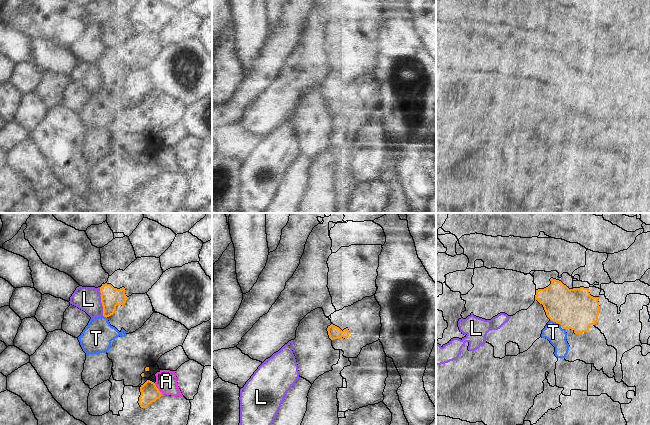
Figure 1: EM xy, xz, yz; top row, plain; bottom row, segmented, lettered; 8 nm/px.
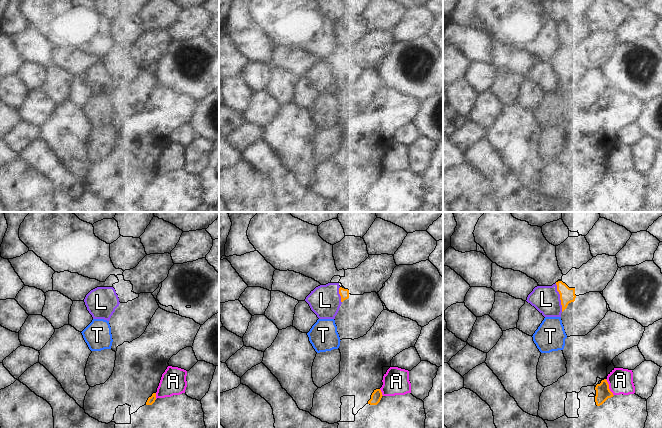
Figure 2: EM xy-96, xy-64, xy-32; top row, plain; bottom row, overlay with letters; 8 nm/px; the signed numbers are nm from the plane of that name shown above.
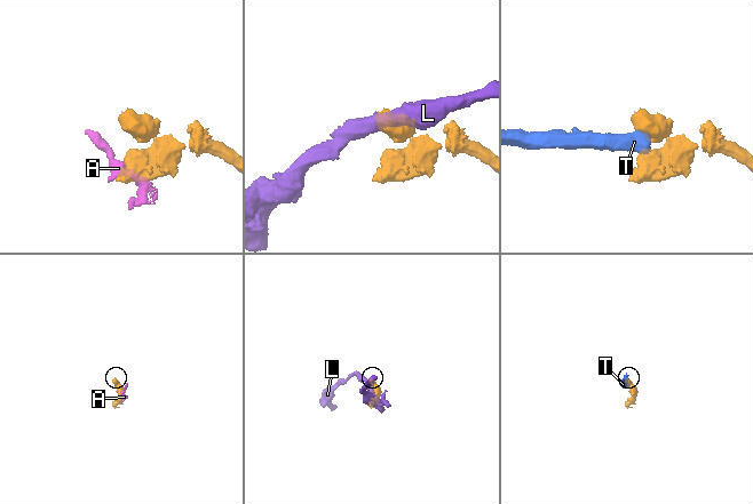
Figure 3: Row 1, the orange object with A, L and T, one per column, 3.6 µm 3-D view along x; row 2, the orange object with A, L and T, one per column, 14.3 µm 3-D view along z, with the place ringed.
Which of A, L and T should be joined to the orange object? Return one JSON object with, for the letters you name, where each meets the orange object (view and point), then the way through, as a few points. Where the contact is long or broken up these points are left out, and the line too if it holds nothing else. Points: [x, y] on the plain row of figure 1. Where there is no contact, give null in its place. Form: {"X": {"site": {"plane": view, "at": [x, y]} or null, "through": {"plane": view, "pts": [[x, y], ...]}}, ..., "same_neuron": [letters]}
{"same_neuron": []}

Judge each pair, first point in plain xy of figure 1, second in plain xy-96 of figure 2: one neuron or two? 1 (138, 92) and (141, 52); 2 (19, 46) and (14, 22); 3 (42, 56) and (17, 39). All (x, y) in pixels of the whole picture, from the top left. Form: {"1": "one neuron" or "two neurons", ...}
{"1": "two neurons", "2": "two neurons", "3": "two neurons"}

